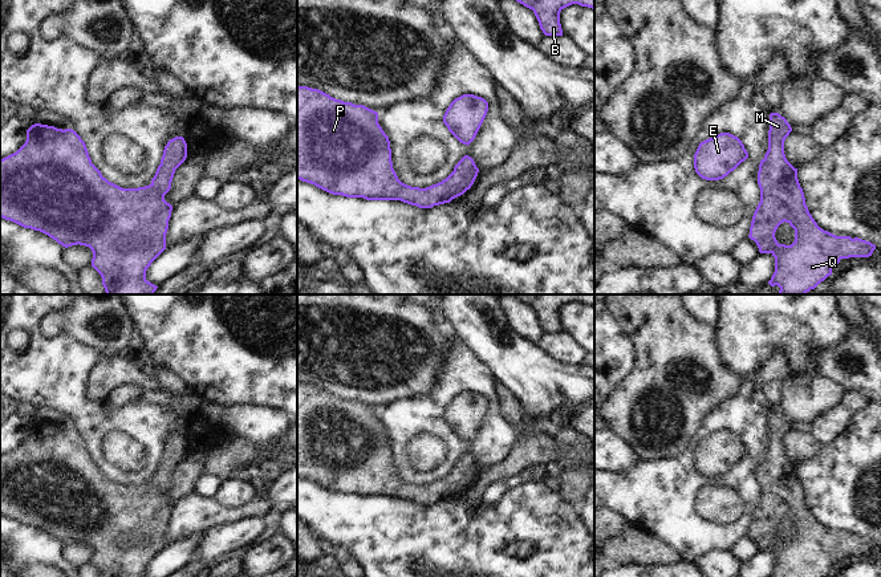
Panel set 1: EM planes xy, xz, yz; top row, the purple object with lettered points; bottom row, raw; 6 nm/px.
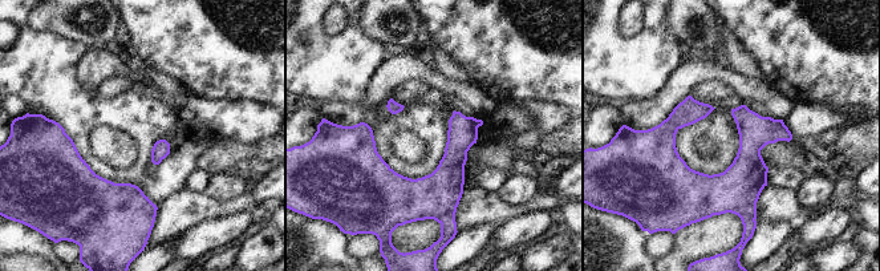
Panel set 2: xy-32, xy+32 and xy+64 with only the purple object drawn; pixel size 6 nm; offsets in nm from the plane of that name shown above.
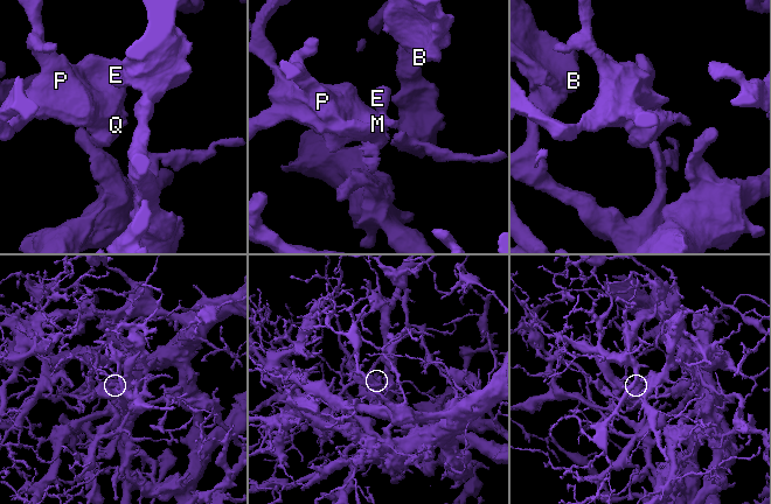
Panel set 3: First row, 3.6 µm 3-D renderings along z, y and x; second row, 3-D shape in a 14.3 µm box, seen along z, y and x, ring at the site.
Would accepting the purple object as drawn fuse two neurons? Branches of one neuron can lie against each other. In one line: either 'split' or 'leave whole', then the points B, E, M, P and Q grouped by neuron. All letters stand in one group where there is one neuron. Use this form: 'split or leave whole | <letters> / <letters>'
leave whole | B E M P Q

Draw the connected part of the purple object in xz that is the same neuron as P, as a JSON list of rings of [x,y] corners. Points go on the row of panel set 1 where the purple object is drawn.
[[[297,86],[297,179],[346,198],[401,200],[419,208],[450,203],[471,188],[479,168],[464,155],[442,182],[426,188],[402,183],[391,162],[389,137],[378,123],[378,113],[352,102],[336,99],[308,86]]]

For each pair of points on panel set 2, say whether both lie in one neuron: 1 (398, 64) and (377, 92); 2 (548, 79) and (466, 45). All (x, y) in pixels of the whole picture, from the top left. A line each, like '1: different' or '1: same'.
1: same
2: same

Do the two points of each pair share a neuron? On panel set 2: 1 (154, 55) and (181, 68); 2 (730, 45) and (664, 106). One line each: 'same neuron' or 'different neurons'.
1: same neuron
2: different neurons

